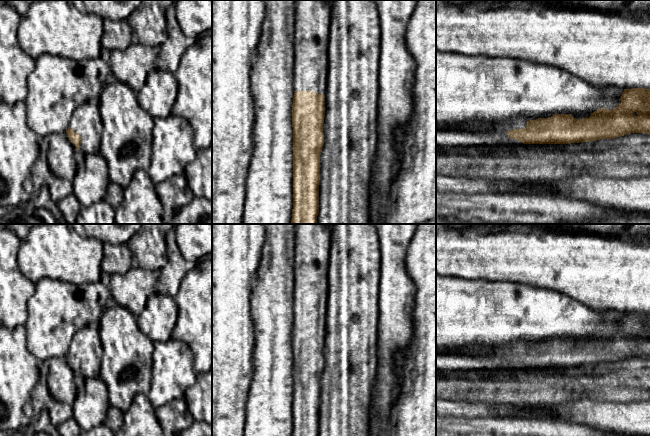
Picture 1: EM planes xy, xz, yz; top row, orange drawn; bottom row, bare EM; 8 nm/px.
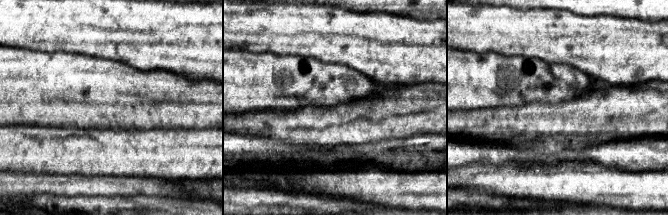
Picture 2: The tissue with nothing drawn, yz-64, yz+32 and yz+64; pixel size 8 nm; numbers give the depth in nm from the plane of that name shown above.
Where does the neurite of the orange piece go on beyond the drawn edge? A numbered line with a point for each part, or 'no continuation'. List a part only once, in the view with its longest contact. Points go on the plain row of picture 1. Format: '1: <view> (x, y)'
1: xz (312, 241)

